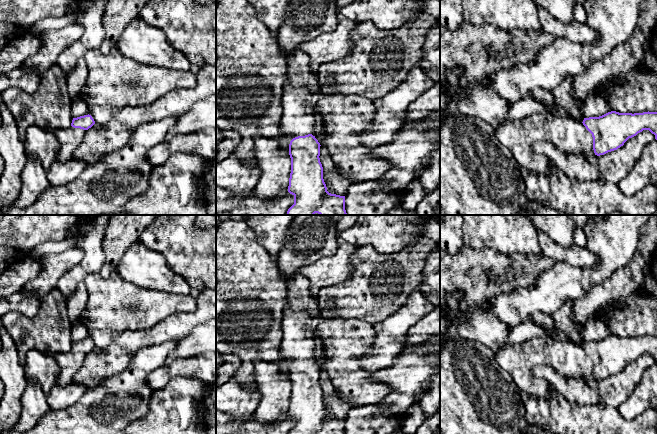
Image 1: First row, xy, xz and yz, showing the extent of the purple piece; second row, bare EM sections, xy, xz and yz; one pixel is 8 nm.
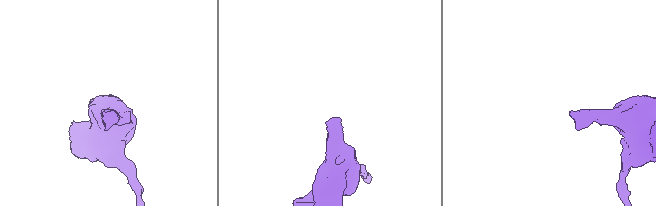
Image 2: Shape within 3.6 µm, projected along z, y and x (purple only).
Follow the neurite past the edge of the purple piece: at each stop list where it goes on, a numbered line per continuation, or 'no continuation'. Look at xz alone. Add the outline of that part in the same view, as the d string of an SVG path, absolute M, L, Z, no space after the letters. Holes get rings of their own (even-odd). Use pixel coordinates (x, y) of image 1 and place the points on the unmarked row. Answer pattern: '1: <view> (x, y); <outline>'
1: xz (300, 319); M296 272L282 275L288 288L283 308L281 330L283 333L280 357L305 360L313 355L315 333L321 322L317 297L310 293L309 281Z

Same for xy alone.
1: xy (69, 362); M69 350L67 352L55 354L54 358L59 365L57 384L66 386L73 382L76 372L83 365L85 354Z

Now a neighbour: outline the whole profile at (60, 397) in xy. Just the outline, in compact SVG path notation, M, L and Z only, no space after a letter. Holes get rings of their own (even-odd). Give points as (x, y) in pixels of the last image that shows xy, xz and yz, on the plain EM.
M72 382L66 386L56 384L46 395L47 406L52 410L70 408L78 402L86 390L82 383Z

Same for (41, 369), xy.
M30 350L25 361L27 385L38 385L45 395L57 384L59 365L54 355Z

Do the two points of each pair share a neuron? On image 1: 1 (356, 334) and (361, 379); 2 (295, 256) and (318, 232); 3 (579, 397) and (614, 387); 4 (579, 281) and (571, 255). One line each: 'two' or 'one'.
1: one
2: one
3: two
4: two

